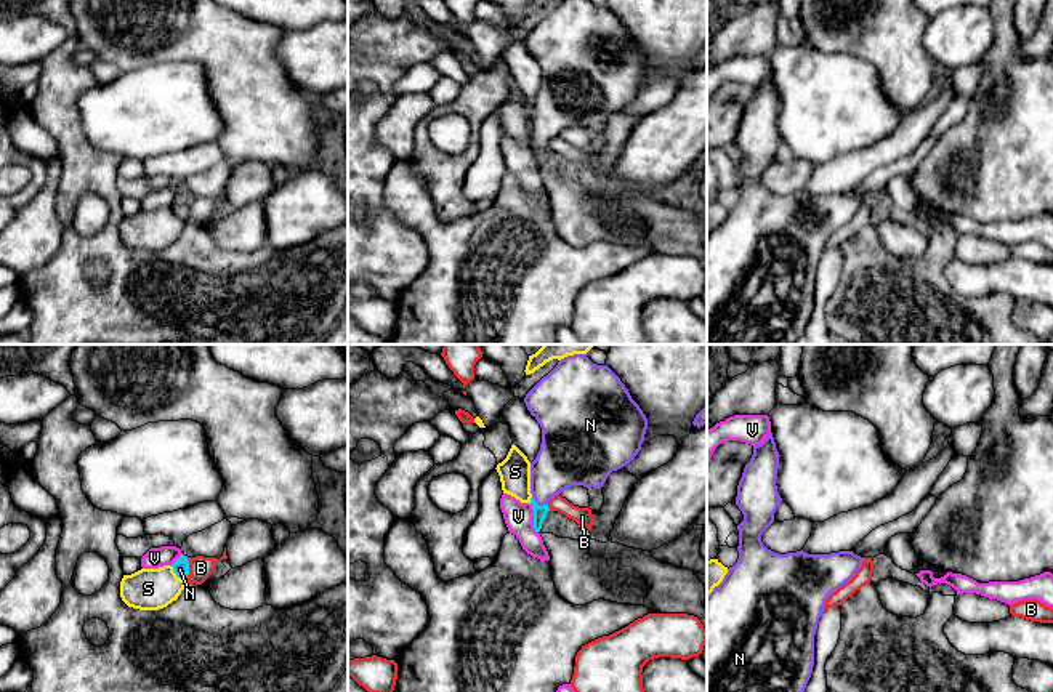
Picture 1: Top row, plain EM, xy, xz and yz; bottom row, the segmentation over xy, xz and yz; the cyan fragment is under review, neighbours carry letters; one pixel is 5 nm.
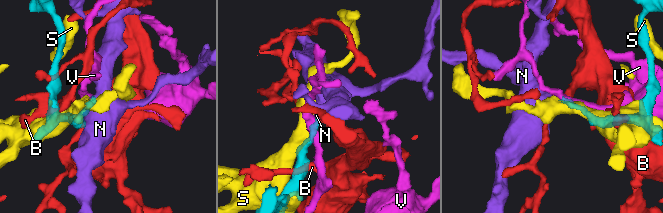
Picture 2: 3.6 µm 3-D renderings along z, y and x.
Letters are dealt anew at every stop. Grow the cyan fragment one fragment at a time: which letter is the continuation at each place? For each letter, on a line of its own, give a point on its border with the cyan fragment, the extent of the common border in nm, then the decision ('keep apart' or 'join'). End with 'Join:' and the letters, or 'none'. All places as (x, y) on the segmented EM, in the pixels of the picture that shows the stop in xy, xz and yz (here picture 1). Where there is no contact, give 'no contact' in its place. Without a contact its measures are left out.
B: xy (188, 571) | 110 nm | keep apart
N: xz (537, 505) | 90 nm | keep apart
S: xy (175, 572) | 100 nm | keep apart
V: xz (534, 519) | 170 nm | keep apart
Join: none

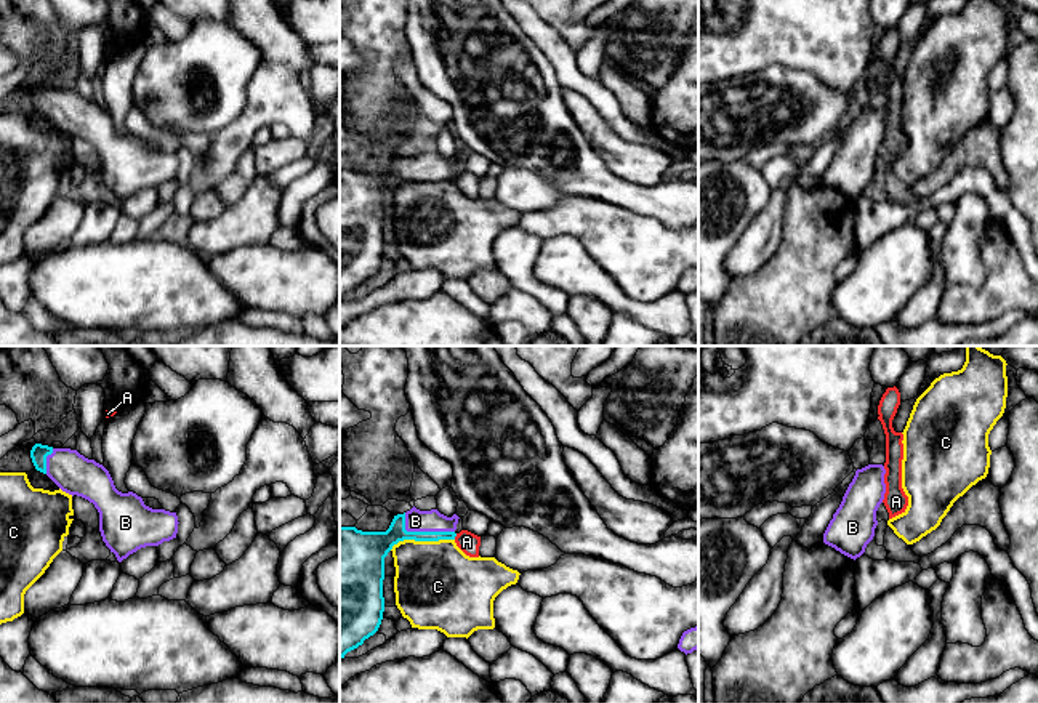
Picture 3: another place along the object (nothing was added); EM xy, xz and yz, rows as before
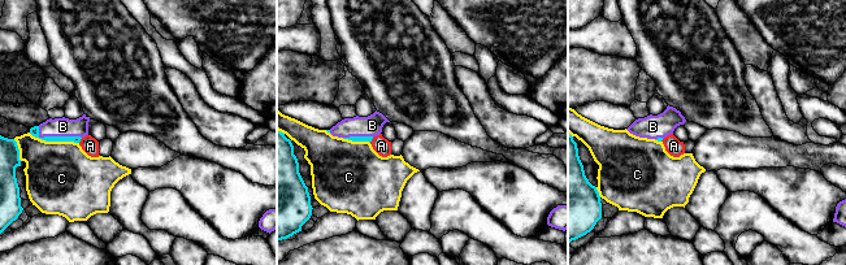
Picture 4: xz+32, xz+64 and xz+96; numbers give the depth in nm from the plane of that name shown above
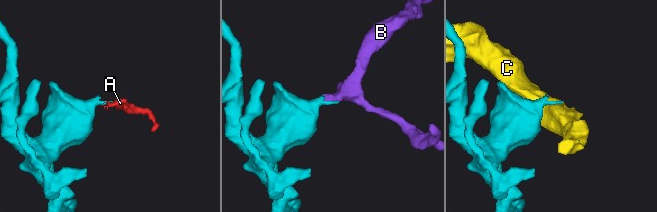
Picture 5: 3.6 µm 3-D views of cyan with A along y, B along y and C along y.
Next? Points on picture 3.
A: xz (455, 535) | 40 nm | keep apart
B: xz (422, 532) | 280 nm | join
C: xz (422, 540) | 340 nm | keep apart
Join: B

